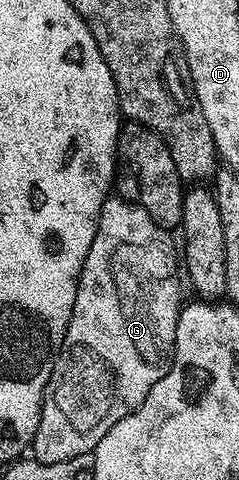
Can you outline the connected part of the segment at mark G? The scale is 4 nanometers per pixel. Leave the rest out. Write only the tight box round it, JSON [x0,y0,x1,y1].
[32,197,184,463]

